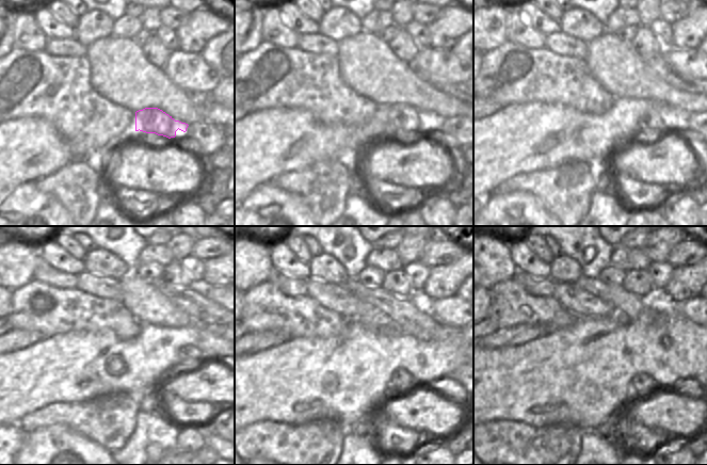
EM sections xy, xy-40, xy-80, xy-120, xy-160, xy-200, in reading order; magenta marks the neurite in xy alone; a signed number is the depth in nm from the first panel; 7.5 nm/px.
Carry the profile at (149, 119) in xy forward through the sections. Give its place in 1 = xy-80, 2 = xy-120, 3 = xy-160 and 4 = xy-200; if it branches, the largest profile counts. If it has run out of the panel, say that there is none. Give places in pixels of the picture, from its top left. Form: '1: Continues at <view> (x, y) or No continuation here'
1: Continues at xy-80 (653, 127)
2: Continues at xy-120 (171, 371)
3: Continues at xy-160 (405, 379)
4: Continues at xy-200 (642, 384)

